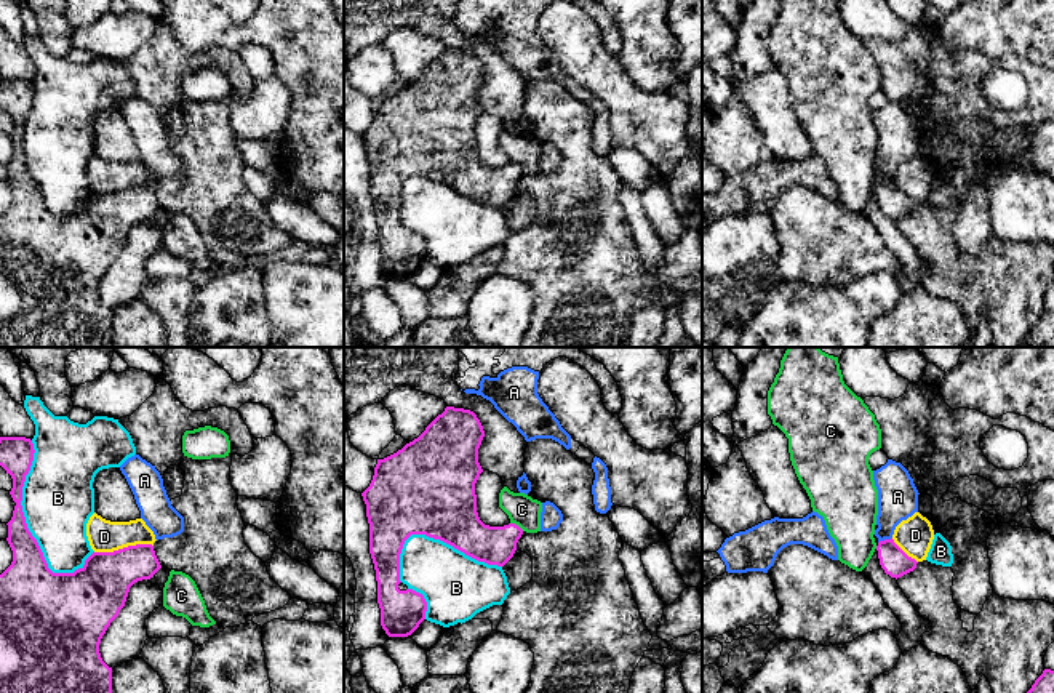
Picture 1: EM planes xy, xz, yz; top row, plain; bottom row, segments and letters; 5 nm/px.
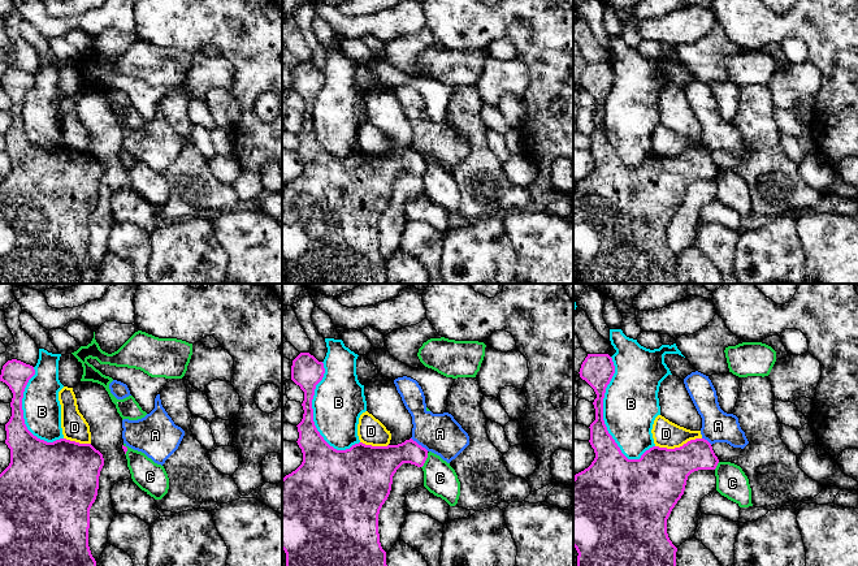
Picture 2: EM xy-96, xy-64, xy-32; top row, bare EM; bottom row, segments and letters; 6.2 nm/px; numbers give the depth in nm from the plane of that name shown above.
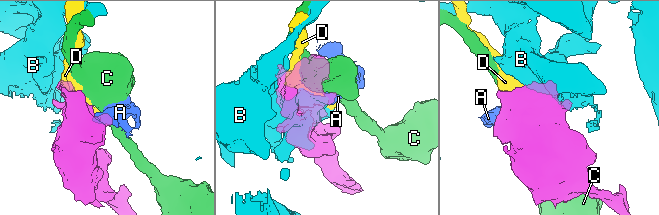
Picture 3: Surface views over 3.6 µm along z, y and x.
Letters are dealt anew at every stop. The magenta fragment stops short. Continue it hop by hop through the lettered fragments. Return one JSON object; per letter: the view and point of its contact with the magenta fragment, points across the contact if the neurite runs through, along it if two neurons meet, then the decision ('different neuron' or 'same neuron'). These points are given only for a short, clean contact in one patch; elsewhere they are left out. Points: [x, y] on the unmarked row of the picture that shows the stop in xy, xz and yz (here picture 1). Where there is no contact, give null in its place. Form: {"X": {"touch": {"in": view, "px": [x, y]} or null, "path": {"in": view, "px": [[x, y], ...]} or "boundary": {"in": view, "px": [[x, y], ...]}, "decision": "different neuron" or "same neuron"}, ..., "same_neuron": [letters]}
{"A": {"touch": {"in": "yz", "px": [885, 181]}, "boundary": {"in": "yz", "px": [[891, 178], [878, 184]]}, "decision": "different neuron"}, "B": {"touch": {"in": "xy", "px": [23, 157]}, "decision": "different neuron"}, "C": {"touch": {"in": "xz", "px": [517, 167]}, "boundary": {"in": "xz", "px": [[511, 164], [523, 172]]}, "decision": "different neuron"}, "D": {"touch": {"in": "xy", "px": [123, 189]}, "decision": "different neuron"}, "same_neuron": []}

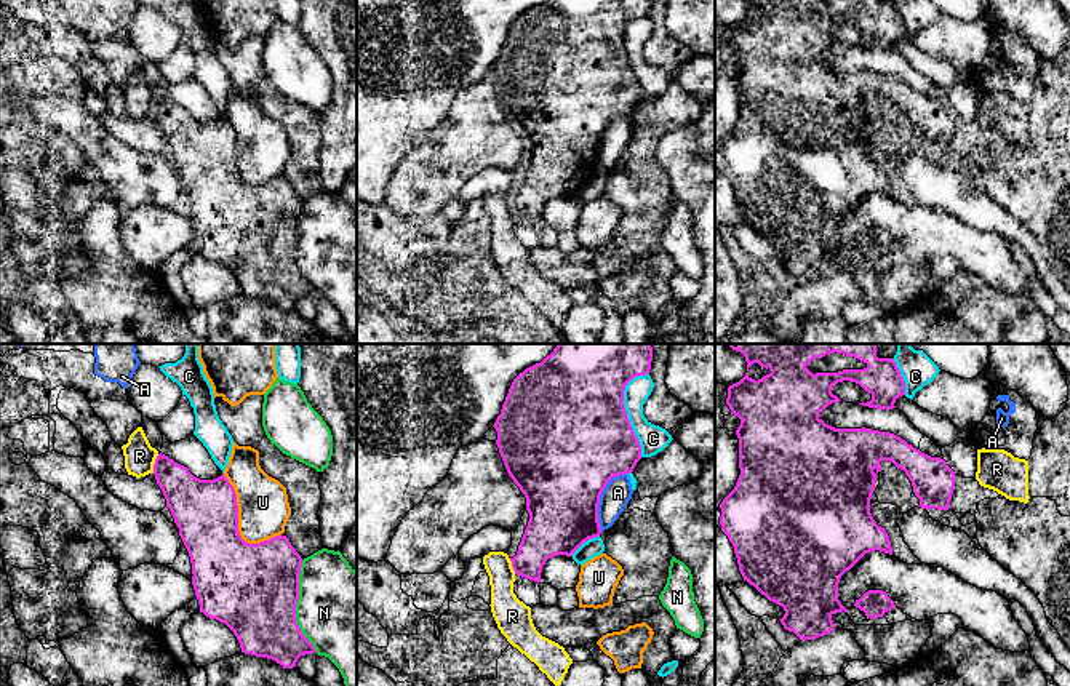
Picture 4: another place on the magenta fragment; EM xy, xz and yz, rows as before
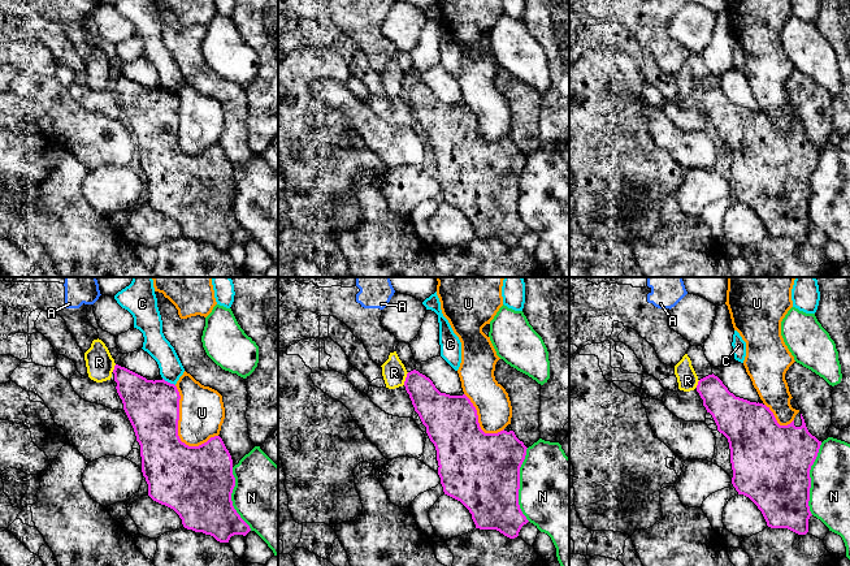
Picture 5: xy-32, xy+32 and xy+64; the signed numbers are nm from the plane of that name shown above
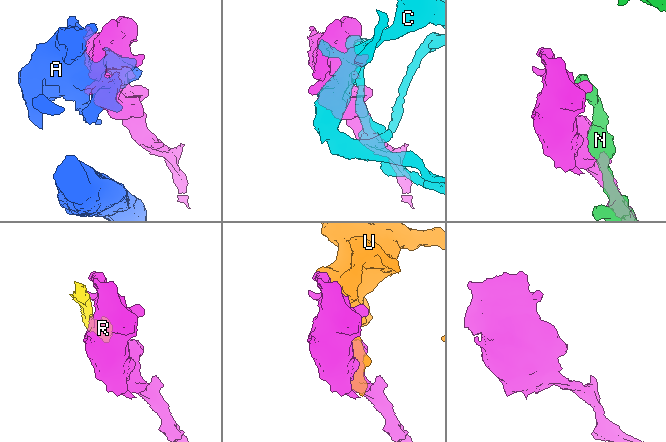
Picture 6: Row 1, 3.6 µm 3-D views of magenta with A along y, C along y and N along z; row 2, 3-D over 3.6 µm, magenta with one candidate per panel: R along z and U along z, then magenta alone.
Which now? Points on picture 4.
{"A": {"touch": {"in": "xz", "px": [598, 139]}, "decision": "different neuron"}, "C": {"touch": {"in": "xz", "px": [624, 51]}, "decision": "different neuron"}, "N": {"touch": {"in": "xy", "px": [295, 248]}, "decision": "different neuron"}, "R": {"touch": {"in": "xy", "px": [154, 106]}, "boundary": {"in": "xy", "px": [[159, 96], [152, 114]]}, "decision": "different neuron"}, "U": {"touch": {"in": "xy", "px": [237, 167]}, "decision": "different neuron"}, "same_neuron": []}

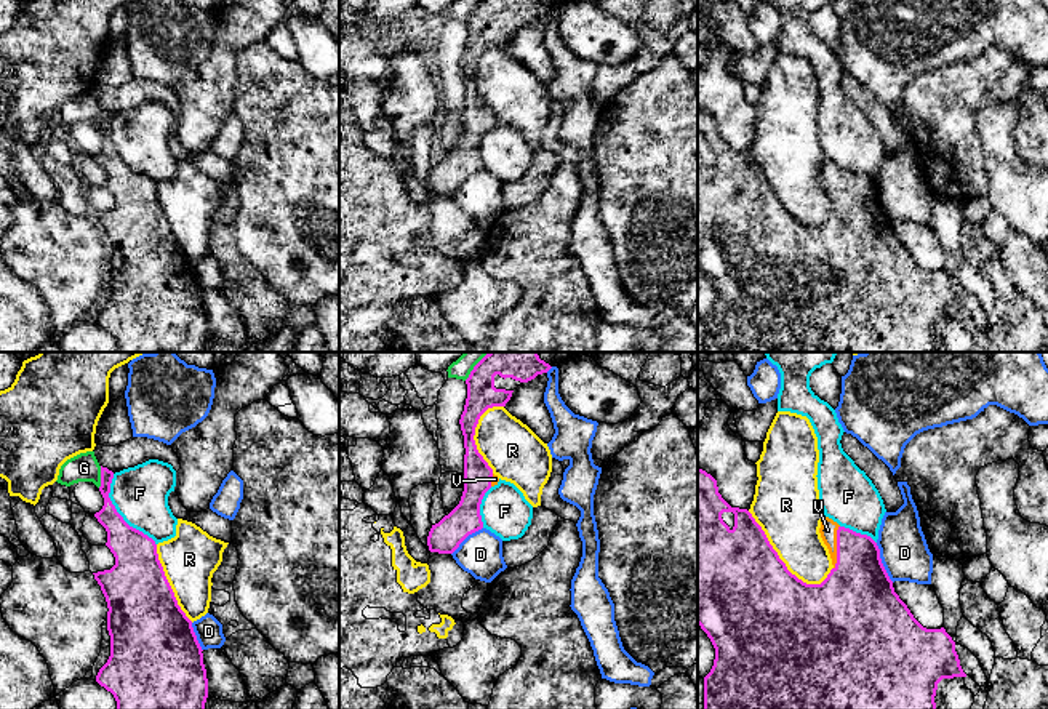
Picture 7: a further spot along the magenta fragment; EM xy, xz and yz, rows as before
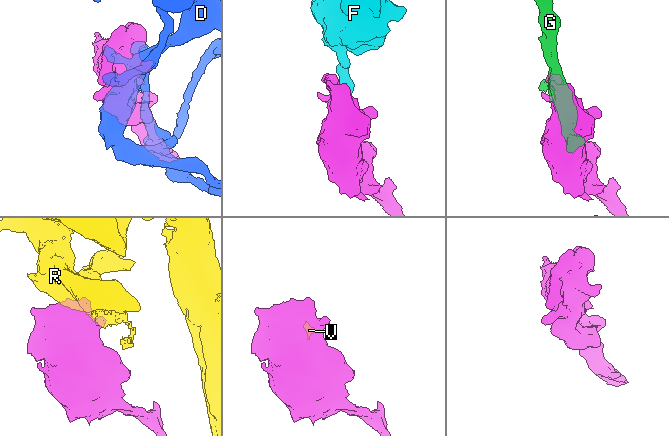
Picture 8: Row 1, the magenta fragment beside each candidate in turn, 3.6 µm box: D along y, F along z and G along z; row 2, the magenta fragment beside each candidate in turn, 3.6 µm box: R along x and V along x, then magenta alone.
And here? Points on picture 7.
{"D": {"touch": {"in": "yz", "px": [880, 204]}, "decision": "different neuron"}, "F": {"touch": {"in": "xy", "px": [119, 156]}, "decision": "different neuron"}, "G": {"touch": {"in": "xy", "px": [101, 119]}, "decision": "different neuron"}, "R": {"touch": {"in": "yz", "px": [781, 202]}, "decision": "different neuron"}, "V": {"touch": {"in": "yz", "px": [837, 189]}, "path": {"in": "yz", "px": [[858, 234], [858, 210], [837, 189], [837, 181], [828, 172]]}, "decision": "same neuron"}, "same_neuron": ["V"]}

